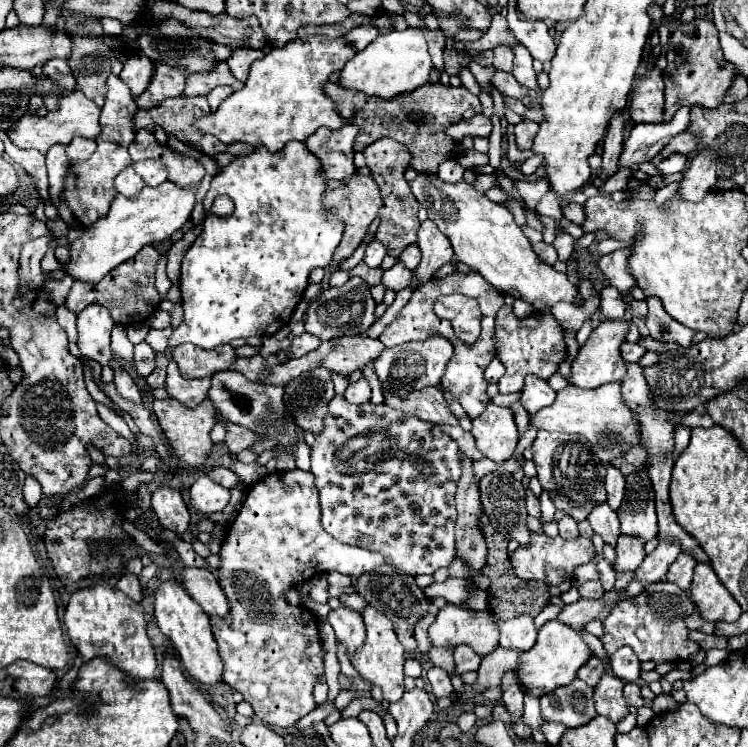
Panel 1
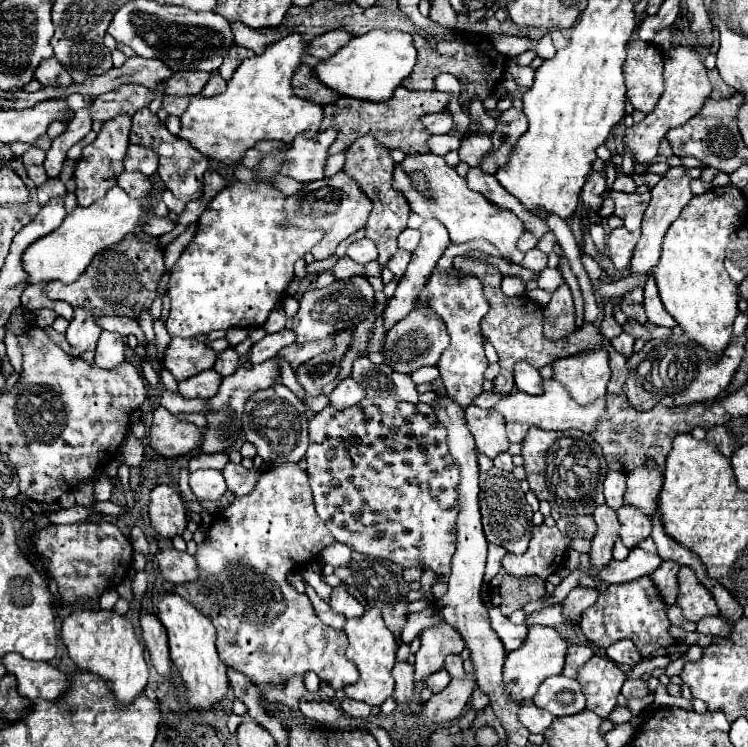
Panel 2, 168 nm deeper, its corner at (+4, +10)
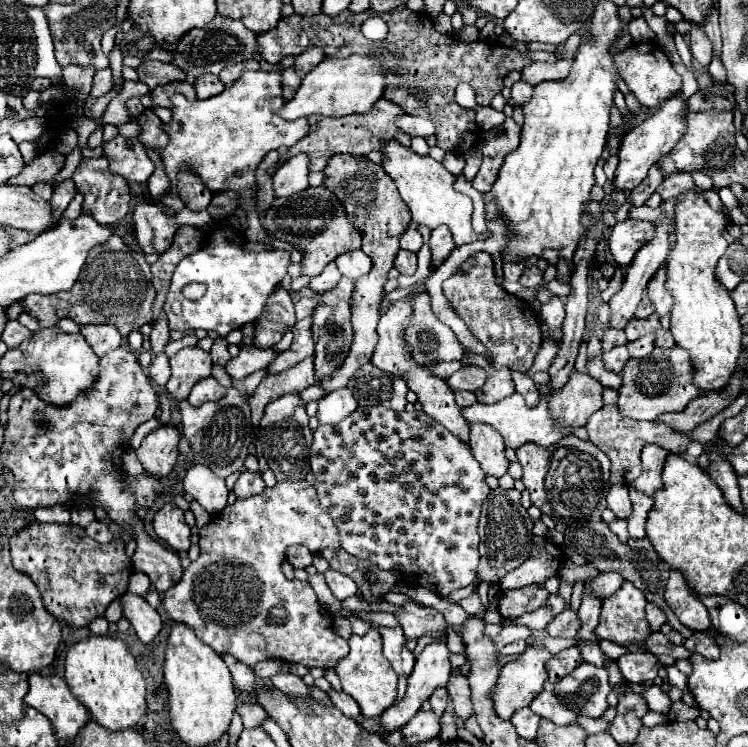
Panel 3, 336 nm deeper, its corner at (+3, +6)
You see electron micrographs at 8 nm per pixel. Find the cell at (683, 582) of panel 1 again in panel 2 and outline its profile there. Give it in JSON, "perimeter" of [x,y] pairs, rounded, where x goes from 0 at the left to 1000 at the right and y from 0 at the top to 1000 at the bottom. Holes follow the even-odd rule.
{"perimeter":[[[886,752],[878,766],[873,766],[873,782],[878,782],[878,790],[884,793],[884,801],[889,803],[892,811],[902,809],[905,801],[905,766],[908,755],[902,752]]]}

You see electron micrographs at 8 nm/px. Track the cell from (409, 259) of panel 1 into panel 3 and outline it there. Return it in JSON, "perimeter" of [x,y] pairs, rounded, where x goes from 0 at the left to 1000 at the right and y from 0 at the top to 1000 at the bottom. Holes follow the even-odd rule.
{"perimeter":[[[548,303],[548,305],[537,313],[537,319],[535,319],[535,332],[537,332],[537,335],[545,335],[545,337],[553,337],[553,340],[564,332],[564,327],[567,327],[567,321],[564,321],[561,311],[559,311],[553,303]]]}

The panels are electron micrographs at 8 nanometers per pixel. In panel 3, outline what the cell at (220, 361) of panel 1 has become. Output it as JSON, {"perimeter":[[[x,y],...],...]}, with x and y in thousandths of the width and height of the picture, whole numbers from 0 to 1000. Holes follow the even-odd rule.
{"perimeter":[[[243,466],[227,479],[230,503],[222,514],[222,522],[235,535],[243,535],[254,527],[257,517],[283,501],[283,479],[278,471],[262,466]]]}

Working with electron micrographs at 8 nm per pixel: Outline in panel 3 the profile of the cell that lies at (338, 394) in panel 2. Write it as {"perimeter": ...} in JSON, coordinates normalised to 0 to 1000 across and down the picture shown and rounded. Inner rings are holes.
{"perimeter":[[[465,519],[447,522],[428,535],[425,562],[428,568],[452,568],[479,546],[476,533]]]}

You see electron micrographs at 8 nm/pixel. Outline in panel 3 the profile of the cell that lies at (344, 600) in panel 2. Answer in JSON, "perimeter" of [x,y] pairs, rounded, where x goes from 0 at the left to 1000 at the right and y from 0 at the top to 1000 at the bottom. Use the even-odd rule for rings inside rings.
{"perimeter":[[[439,763],[439,766],[433,768],[433,774],[436,774],[444,795],[447,795],[455,806],[463,803],[463,801],[468,801],[468,798],[476,798],[476,793],[479,793],[473,776],[465,774],[465,771],[460,771],[460,768],[455,768],[455,766],[449,766],[449,763]]]}

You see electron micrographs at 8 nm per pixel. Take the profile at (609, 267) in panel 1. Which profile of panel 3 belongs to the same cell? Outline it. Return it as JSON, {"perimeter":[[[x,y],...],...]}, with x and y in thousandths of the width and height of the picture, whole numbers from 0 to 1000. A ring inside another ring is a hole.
{"perimeter":[[[853,295],[826,297],[813,321],[816,337],[824,348],[824,353],[832,359],[840,356],[845,351],[848,340],[853,337],[853,332],[858,332],[858,327],[869,324],[872,316],[874,316],[872,297],[853,297]]]}

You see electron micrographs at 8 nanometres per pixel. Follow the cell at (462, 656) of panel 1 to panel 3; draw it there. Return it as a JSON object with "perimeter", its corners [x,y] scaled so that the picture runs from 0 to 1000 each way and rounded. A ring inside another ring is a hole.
{"perimeter":[[[602,902],[602,910],[599,910],[596,924],[599,924],[602,934],[604,934],[604,942],[607,942],[610,956],[612,956],[618,964],[623,964],[623,961],[631,956],[628,918],[626,918],[623,905],[618,905],[618,902]]]}

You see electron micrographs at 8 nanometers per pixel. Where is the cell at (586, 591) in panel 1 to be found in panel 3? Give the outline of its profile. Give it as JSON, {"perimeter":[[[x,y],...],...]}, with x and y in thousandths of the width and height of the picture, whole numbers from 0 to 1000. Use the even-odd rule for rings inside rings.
{"perimeter":[[[765,814],[751,817],[733,838],[730,838],[735,851],[749,851],[749,854],[770,854],[773,843],[775,843],[775,830],[773,830],[773,819],[767,819]]]}

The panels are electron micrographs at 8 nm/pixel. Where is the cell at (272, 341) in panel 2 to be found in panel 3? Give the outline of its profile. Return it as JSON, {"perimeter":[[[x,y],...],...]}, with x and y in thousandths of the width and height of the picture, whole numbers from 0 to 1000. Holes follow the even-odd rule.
{"perimeter":[[[324,463],[321,474],[316,479],[307,482],[307,487],[302,490],[302,498],[313,506],[313,509],[326,509],[329,503],[334,503],[342,495],[356,495],[366,479],[372,477],[372,471],[366,466],[342,466],[342,463]]]}

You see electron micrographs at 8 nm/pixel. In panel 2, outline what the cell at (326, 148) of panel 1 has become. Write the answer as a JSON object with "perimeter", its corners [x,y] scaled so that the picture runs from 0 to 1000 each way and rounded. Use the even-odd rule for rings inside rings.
{"perimeter":[[[445,171],[434,177],[424,177],[418,185],[405,185],[397,182],[397,187],[389,190],[384,206],[381,206],[381,220],[376,222],[376,233],[386,236],[397,244],[418,244],[432,238],[432,225],[434,214],[440,209],[440,195],[448,187],[451,177]]]}

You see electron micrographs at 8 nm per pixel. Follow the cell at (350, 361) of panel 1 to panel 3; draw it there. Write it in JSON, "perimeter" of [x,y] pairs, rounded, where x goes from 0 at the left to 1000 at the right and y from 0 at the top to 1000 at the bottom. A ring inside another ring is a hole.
{"perimeter":[[[412,477],[409,482],[398,485],[396,490],[374,498],[374,501],[358,501],[348,517],[334,530],[334,546],[337,546],[337,568],[345,570],[353,544],[361,535],[369,535],[388,525],[404,525],[406,519],[420,514],[420,477]]]}

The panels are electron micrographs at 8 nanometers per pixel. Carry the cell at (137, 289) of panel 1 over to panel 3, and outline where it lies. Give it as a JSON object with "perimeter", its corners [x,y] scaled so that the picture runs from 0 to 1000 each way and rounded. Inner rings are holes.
{"perimeter":[[[152,313],[136,332],[120,337],[102,380],[91,391],[75,391],[72,396],[40,394],[29,402],[32,418],[51,426],[59,439],[72,436],[83,426],[96,426],[102,434],[150,434],[168,452],[174,444],[187,442],[193,434],[203,431],[206,407],[206,380],[201,353],[193,348],[190,337],[176,335],[163,316]]]}

